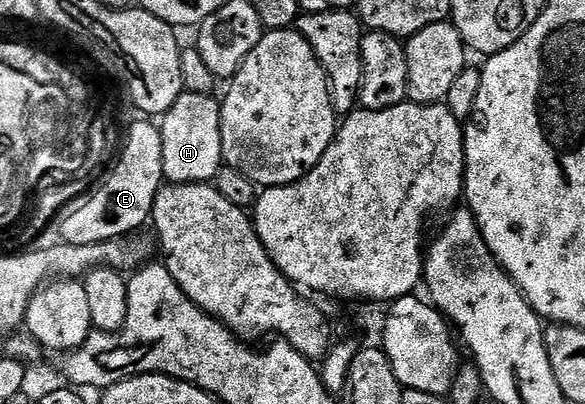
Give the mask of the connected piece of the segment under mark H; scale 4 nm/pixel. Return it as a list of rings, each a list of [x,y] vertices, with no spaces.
[[[183,92],[160,119],[163,175],[173,184],[209,184],[223,166],[221,157],[221,102],[209,94]]]

